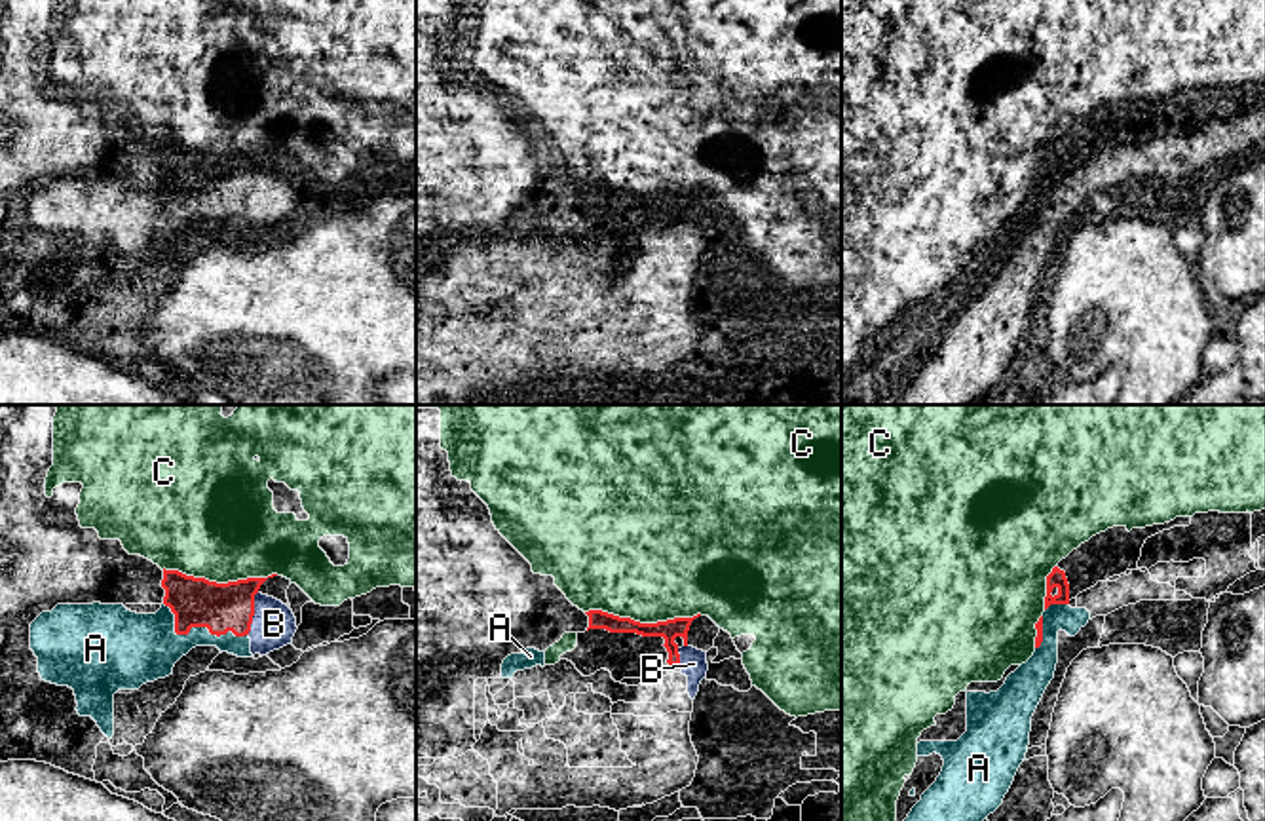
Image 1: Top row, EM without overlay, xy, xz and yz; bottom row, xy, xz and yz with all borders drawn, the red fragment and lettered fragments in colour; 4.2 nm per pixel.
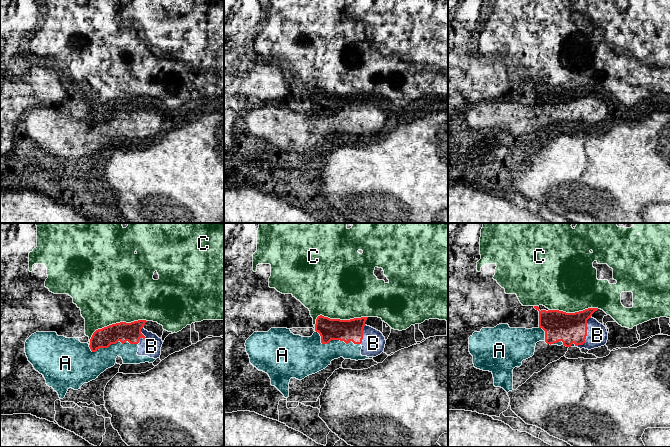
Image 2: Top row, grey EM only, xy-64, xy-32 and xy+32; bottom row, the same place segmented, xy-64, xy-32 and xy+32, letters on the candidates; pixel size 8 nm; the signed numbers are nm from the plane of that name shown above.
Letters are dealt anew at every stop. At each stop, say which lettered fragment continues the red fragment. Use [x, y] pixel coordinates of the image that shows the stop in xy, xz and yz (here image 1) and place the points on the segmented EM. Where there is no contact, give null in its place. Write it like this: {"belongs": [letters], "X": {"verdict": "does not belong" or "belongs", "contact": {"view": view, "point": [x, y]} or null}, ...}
{"belongs": ["A", "B"], "A": {"verdict": "belongs", "contact": {"view": "xy", "point": [198, 626]}}, "B": {"verdict": "belongs", "contact": {"view": "xy", "point": [253, 612]}}, "C": {"verdict": "does not belong", "contact": {"view": "xz", "point": [644, 624]}}}

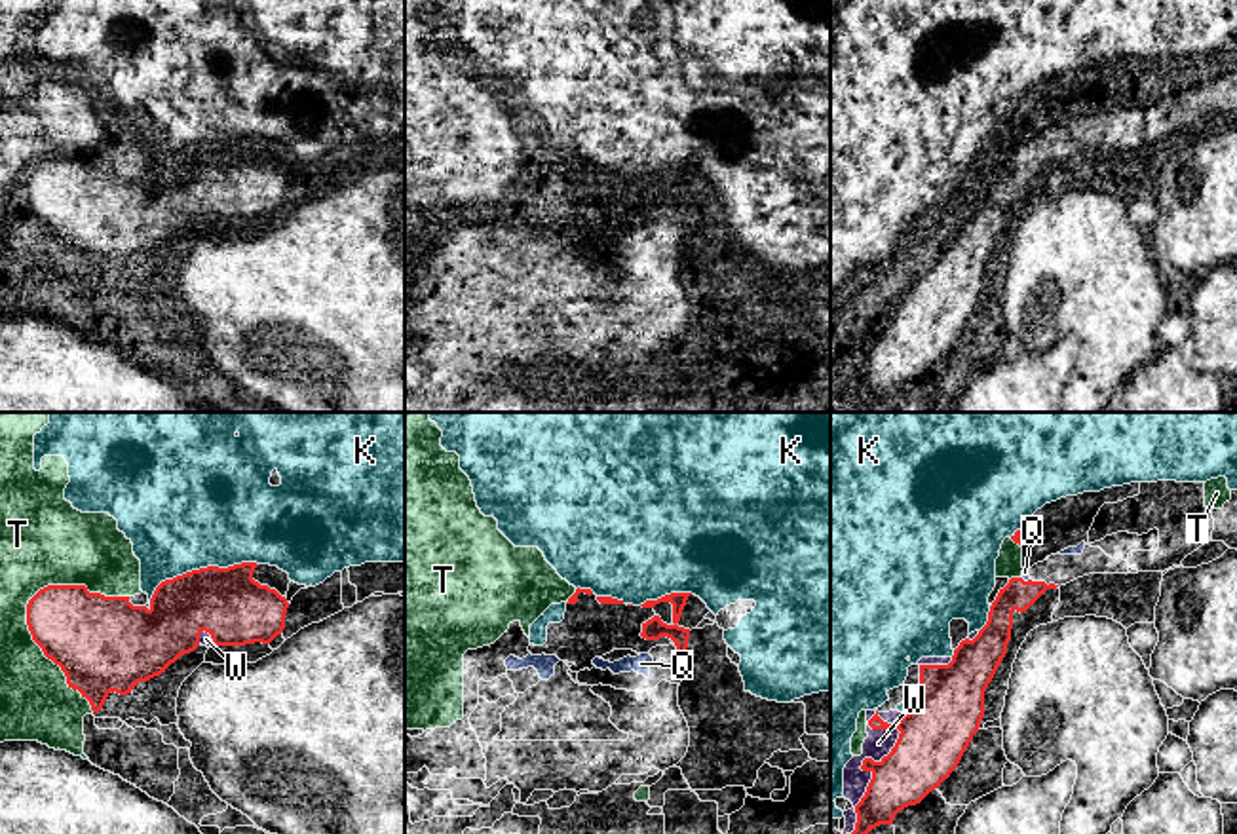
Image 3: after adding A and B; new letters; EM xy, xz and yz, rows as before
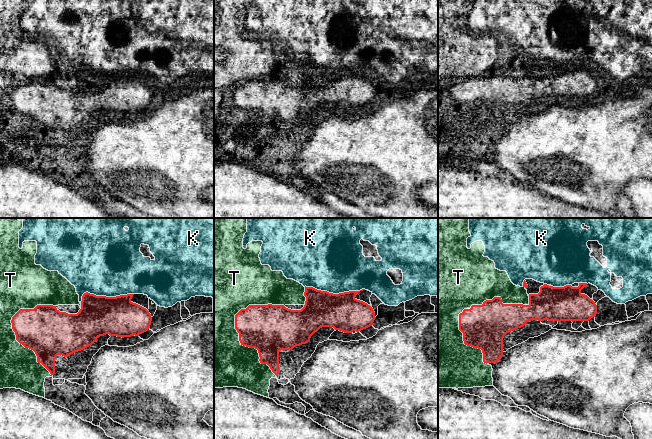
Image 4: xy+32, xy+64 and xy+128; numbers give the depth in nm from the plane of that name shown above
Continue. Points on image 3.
{"belongs": ["Q", "W"], "K": {"verdict": "does not belong", "contact": {"view": "xy", "point": [196, 570]}}, "Q": {"verdict": "belongs", "contact": {"view": "yz", "point": [1023, 580]}}, "T": {"verdict": "does not belong", "contact": {"view": "xy", "point": [40, 646]}}, "W": {"verdict": "belongs", "contact": {"view": "yz", "point": [861, 768]}}}

